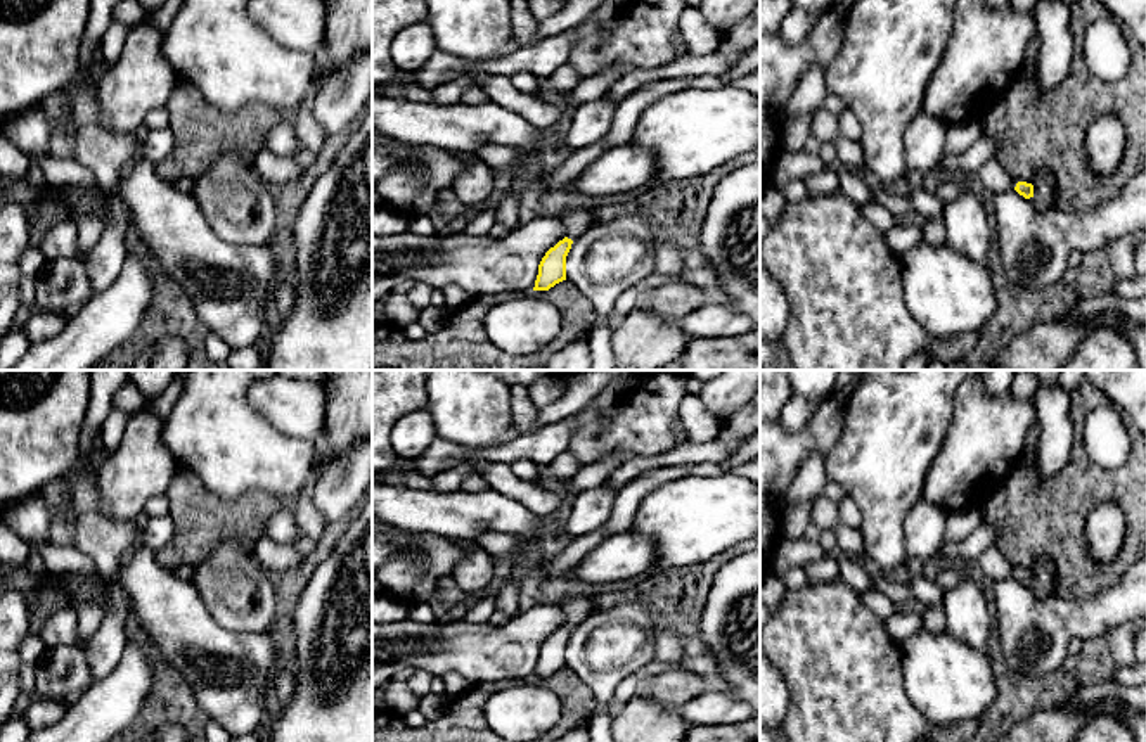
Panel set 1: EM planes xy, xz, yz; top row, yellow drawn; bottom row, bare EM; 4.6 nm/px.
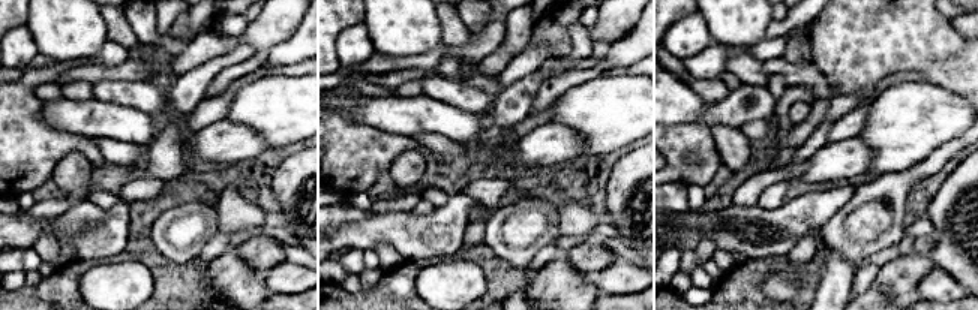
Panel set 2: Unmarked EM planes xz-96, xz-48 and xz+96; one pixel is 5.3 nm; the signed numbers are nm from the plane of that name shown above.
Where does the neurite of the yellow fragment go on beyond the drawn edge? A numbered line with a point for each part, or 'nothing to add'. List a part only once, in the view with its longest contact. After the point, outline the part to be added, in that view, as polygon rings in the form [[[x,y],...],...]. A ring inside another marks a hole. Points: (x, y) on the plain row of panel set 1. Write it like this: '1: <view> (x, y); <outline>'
1: yz (994, 566); [[[988,548],[980,559],[978,567],[994,583],[1004,578],[1014,578],[1016,567],[997,550]]]

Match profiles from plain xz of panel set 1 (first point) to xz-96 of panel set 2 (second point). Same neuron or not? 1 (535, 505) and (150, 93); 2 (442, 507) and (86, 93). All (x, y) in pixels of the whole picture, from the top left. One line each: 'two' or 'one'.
1: one
2: two

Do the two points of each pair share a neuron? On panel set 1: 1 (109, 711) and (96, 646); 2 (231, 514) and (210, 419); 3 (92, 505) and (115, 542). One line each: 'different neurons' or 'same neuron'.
1: different neurons
2: different neurons
3: same neuron

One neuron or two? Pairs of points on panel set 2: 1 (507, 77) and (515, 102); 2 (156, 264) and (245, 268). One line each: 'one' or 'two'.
1: two
2: two

